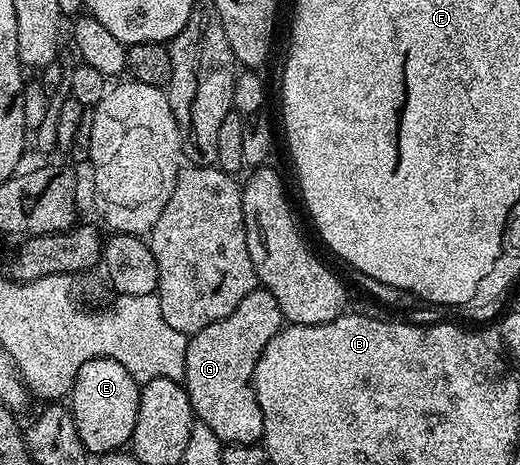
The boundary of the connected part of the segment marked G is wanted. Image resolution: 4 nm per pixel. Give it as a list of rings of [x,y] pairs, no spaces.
[[[256,287],[227,318],[203,326],[189,336],[185,359],[185,393],[193,407],[193,415],[206,423],[223,445],[257,444],[265,435],[263,410],[253,389],[255,366],[271,338],[281,331],[283,317],[279,302],[266,288]]]

